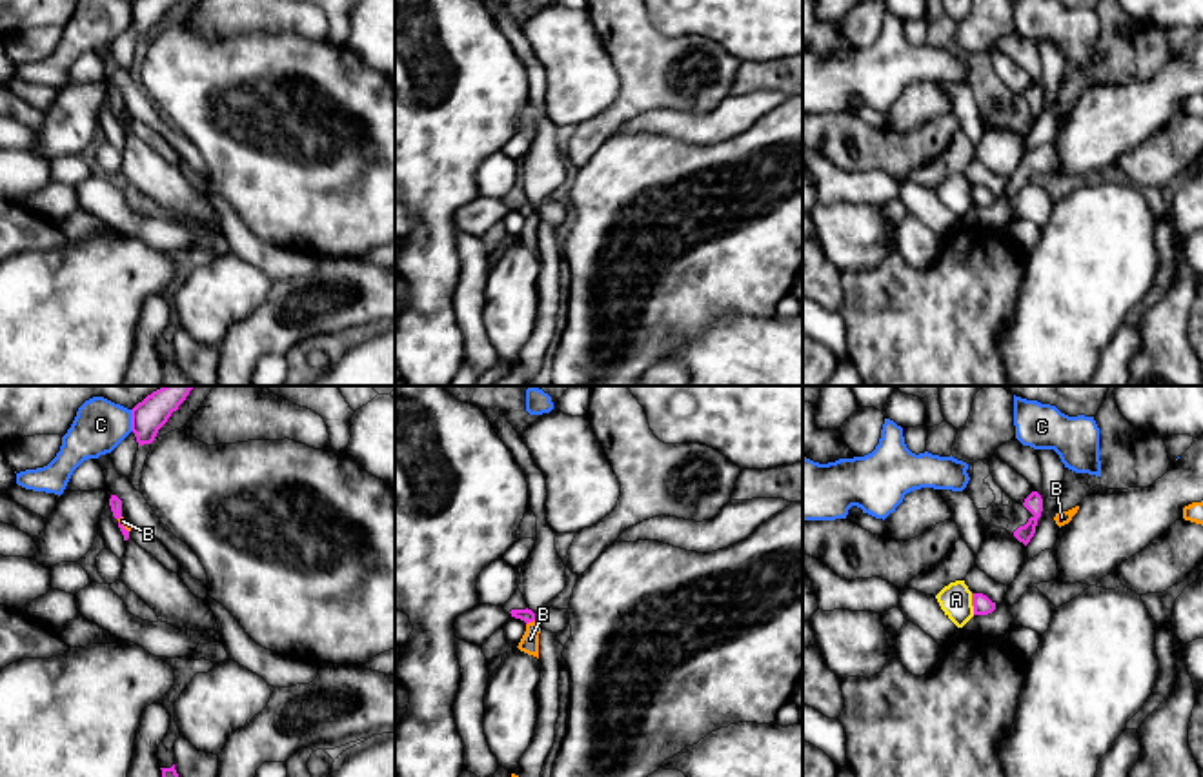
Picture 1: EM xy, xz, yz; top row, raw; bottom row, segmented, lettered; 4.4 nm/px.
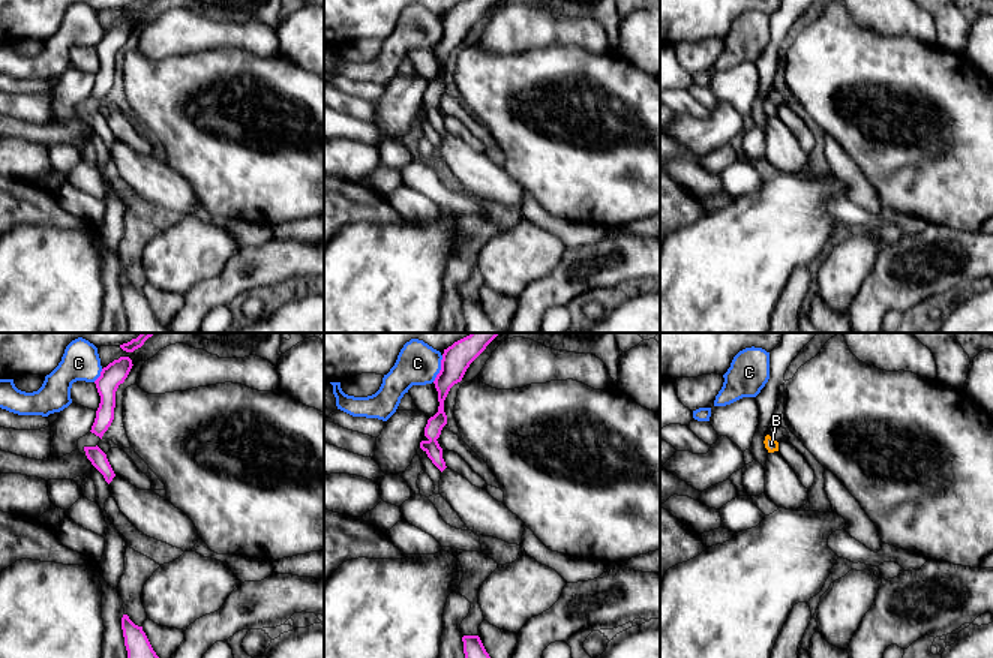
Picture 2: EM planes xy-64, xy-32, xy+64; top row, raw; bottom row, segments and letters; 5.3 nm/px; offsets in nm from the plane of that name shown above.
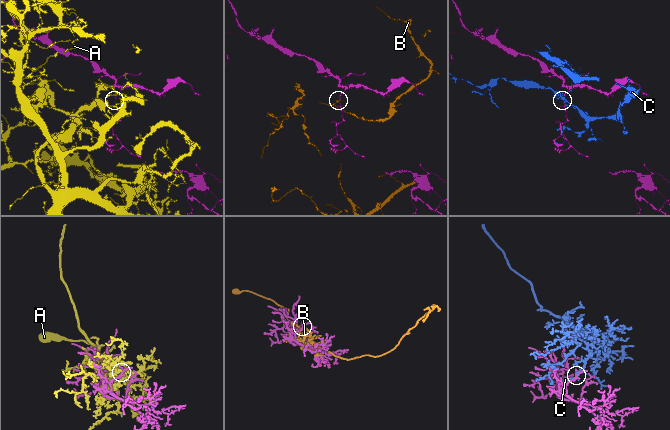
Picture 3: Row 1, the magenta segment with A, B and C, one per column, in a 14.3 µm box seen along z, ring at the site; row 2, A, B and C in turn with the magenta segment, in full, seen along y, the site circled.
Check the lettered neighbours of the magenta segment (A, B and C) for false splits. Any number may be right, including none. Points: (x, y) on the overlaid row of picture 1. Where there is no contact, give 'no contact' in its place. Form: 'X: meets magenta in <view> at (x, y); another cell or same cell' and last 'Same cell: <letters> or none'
A: meets magenta in yz at (972, 605); another cell
B: meets magenta in xz at (530, 621); another cell
C: meets magenta in xy at (131, 421); another cell
Same cell: none

